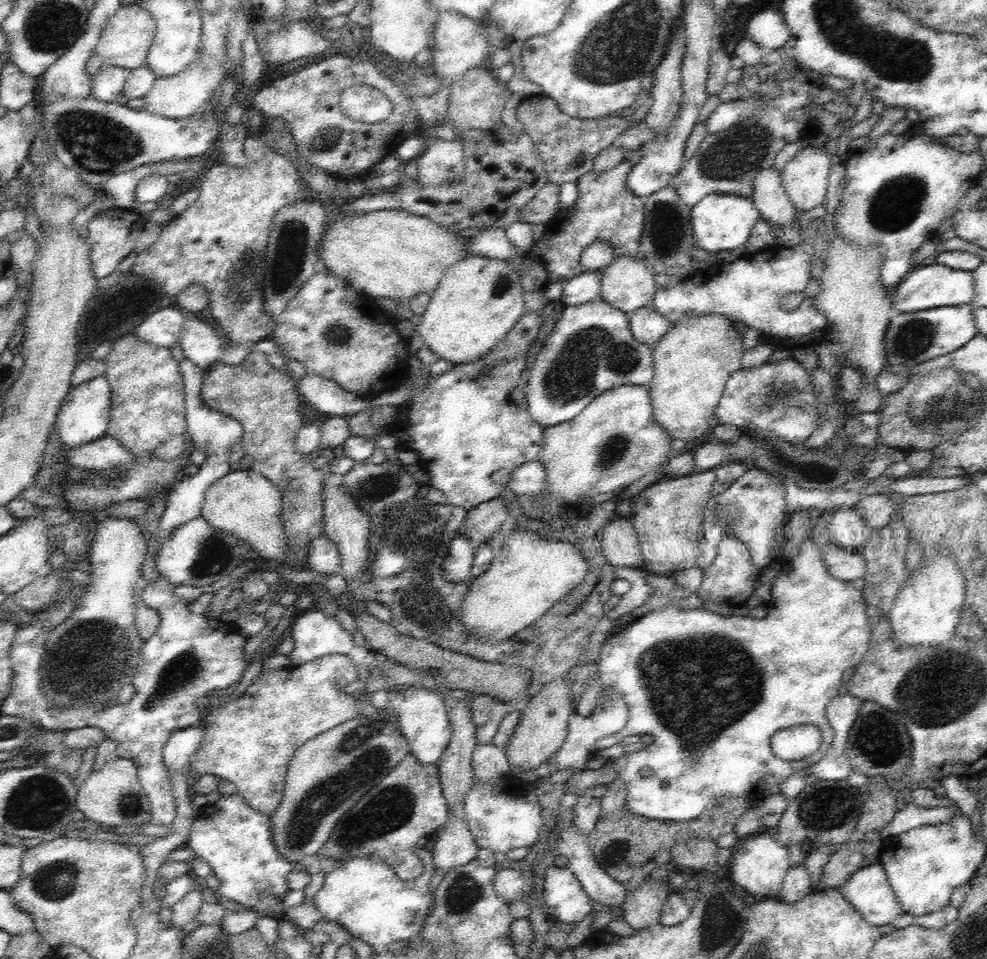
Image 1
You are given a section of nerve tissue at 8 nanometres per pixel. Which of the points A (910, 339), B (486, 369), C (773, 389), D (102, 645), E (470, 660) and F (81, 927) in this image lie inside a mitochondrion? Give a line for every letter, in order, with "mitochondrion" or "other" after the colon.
A: mitochondrion
B: mitochondrion
C: mitochondrion
D: mitochondrion
E: other
F: other

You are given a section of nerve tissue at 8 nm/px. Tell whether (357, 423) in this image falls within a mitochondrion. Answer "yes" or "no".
no

